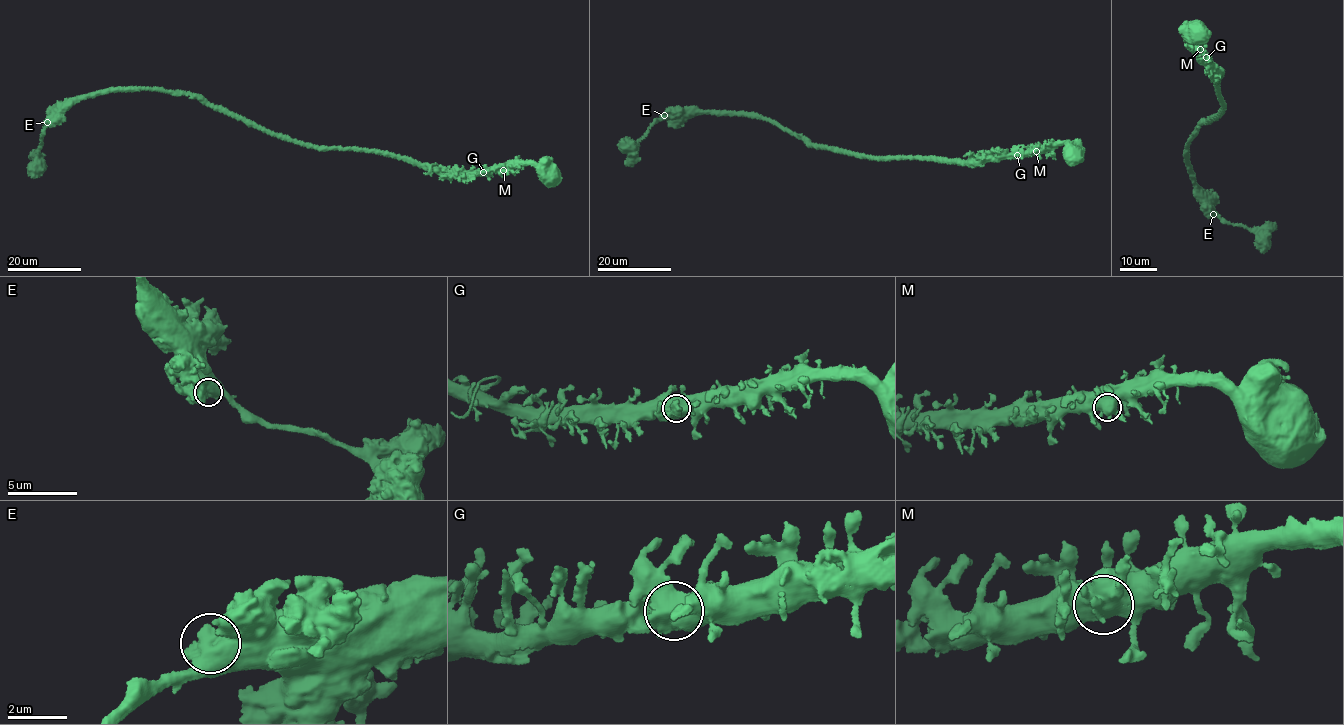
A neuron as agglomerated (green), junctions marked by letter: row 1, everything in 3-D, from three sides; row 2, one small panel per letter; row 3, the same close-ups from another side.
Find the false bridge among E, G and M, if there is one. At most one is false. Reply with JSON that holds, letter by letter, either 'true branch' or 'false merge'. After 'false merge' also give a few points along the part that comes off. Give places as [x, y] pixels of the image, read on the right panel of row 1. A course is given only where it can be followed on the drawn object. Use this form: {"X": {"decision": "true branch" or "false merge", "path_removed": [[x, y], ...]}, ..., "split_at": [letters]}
{"E": {"decision": "true branch"}, "G": {"decision": "true branch"}, "M": {"decision": "true branch"}, "split_at": []}

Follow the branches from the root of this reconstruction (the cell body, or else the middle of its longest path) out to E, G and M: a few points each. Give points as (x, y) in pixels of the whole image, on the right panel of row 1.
E: (1202, 33), (1198, 28), (1186, 36), (1220, 74), (1225, 106), (1199, 126), (1187, 155), (1213, 214)
G: (1202, 33), (1198, 28), (1186, 36), (1206, 57)
M: (1202, 33), (1198, 28), (1186, 36), (1200, 49)

